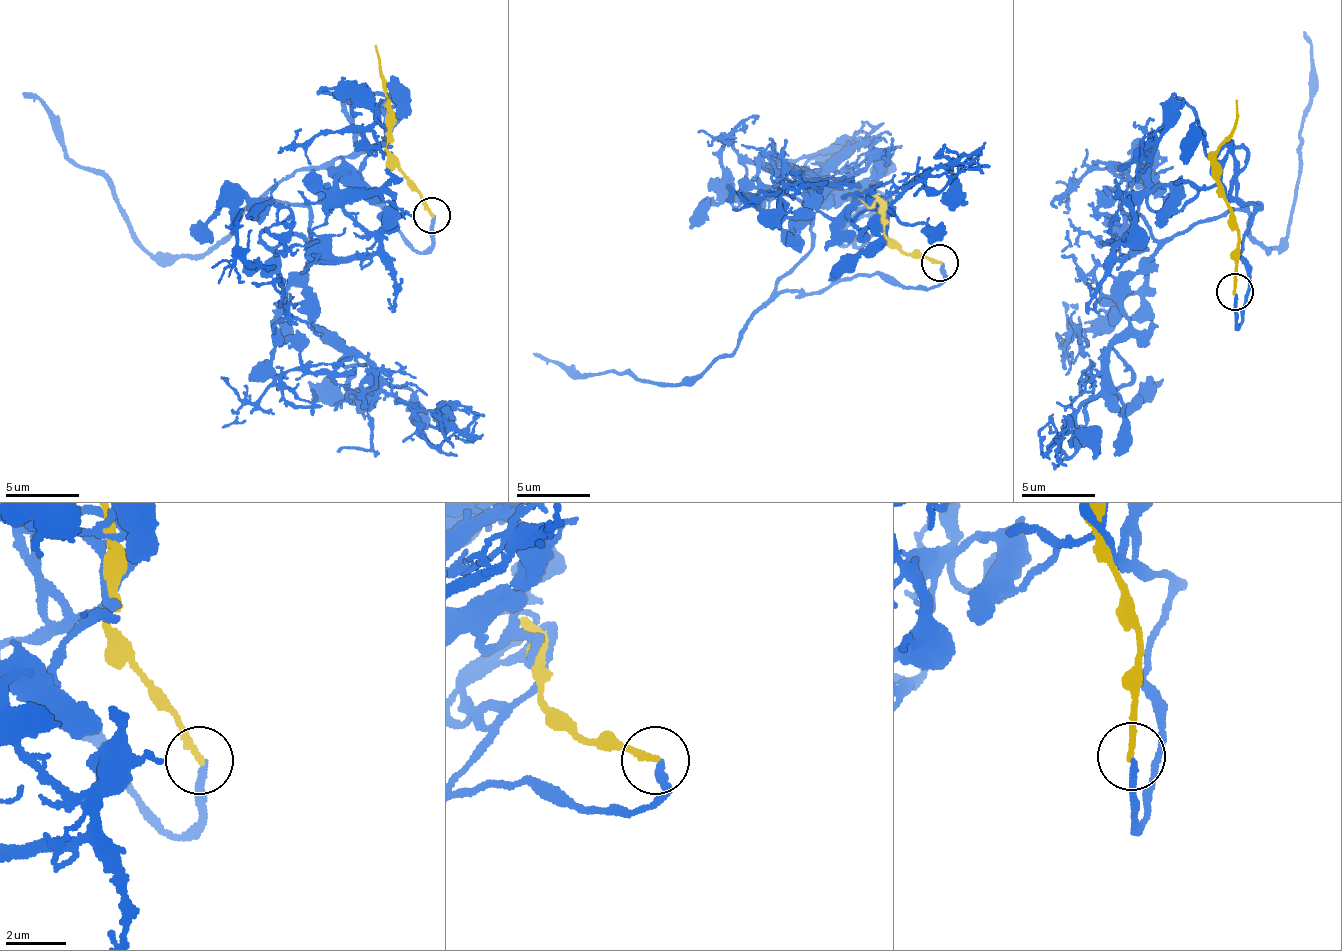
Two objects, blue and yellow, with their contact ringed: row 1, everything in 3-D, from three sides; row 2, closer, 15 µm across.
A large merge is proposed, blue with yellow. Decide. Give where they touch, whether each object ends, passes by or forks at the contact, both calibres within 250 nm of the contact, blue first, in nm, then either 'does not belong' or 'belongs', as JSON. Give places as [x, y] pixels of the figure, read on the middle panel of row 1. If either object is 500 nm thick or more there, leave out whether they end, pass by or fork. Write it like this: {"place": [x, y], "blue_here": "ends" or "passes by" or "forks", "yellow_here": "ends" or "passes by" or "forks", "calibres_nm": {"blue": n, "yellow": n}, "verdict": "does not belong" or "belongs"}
{"place": [940, 263], "blue_here": "ends", "yellow_here": "ends", "calibres_nm": {"blue": 220, "yellow": 200}, "verdict": "does not belong"}

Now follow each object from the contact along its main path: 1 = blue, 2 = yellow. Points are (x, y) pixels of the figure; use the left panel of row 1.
1: (432, 214), (421, 253), (292, 171), (269, 198), (309, 243), (265, 244), (269, 203), (233, 225), (274, 265)
2: (432, 214), (385, 147), (387, 101), (376, 46)

